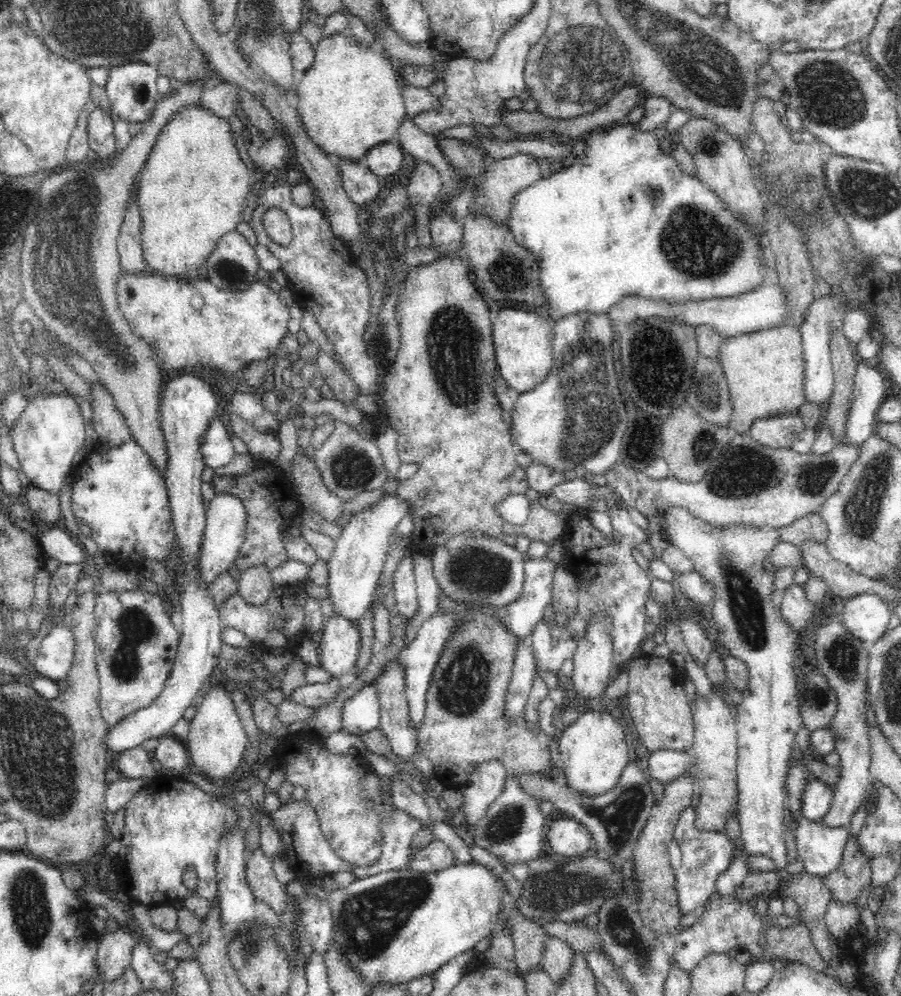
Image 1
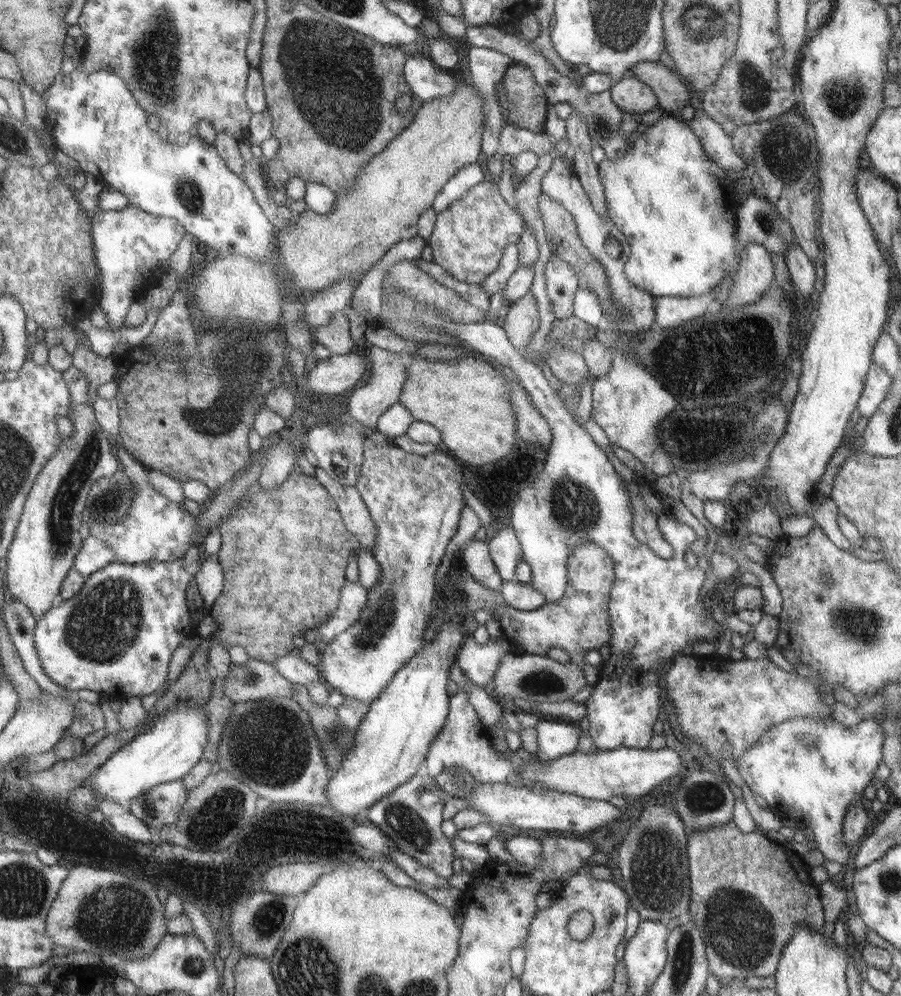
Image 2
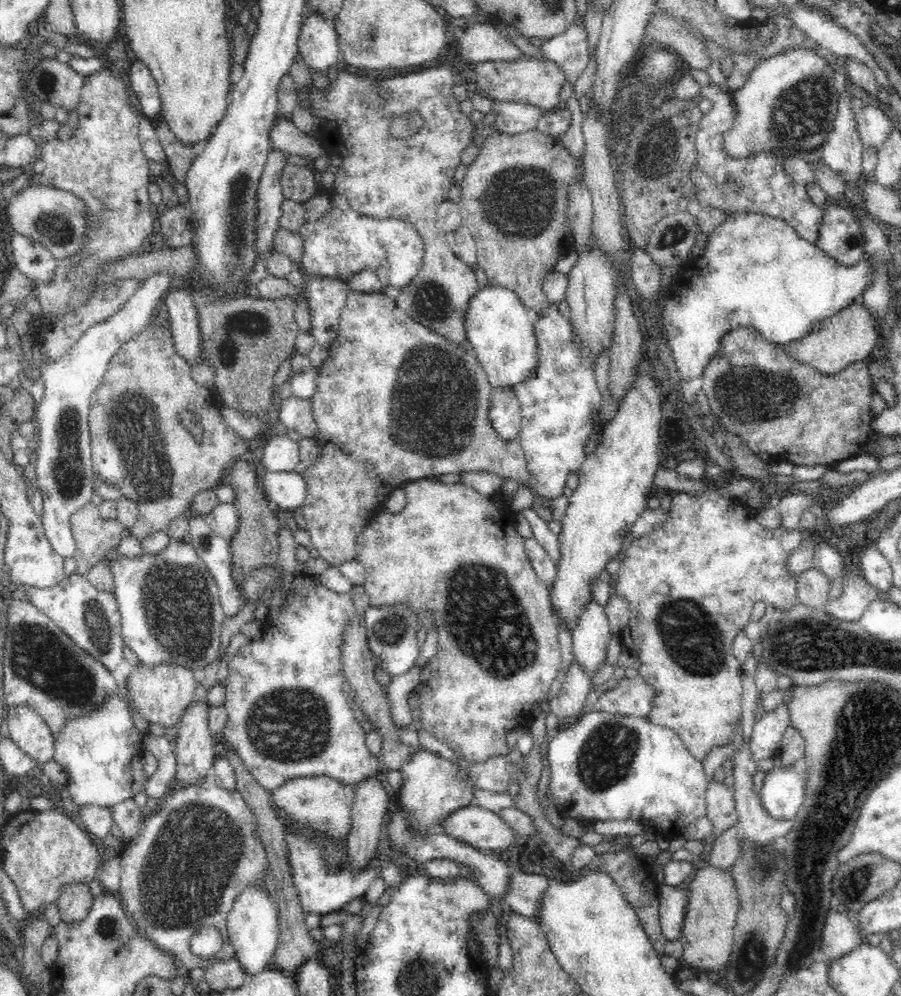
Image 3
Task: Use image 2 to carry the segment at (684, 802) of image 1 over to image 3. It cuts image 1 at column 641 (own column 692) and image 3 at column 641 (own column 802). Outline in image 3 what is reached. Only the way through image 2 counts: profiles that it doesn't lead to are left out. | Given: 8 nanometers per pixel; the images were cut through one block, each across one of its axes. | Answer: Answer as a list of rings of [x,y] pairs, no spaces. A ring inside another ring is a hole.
[[[624,851],[606,852],[603,854],[596,854],[592,860],[587,864],[587,867],[591,872],[606,871],[606,874],[610,875],[610,878],[614,879],[614,883],[618,885],[618,888],[622,891],[622,895],[625,900],[630,903],[630,907],[634,908],[640,920],[641,926],[648,936],[650,943],[654,946],[654,949],[662,955],[672,956],[679,960],[683,955],[683,949],[678,942],[668,941],[661,930],[659,907],[659,884],[656,880],[654,873],[654,864],[648,864],[644,861],[644,856],[641,859],[635,859],[630,857]]]

